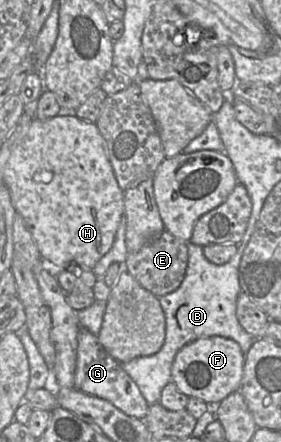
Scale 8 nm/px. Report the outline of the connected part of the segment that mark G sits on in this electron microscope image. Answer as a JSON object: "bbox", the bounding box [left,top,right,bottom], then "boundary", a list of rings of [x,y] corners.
{"bbox":[74,326,150,420],"boundary":[[[81,326],[78,333],[74,384],[76,389],[108,400],[129,416],[145,420],[148,414],[150,405],[141,394],[138,385],[123,369],[122,364],[105,351],[98,336]]]}

